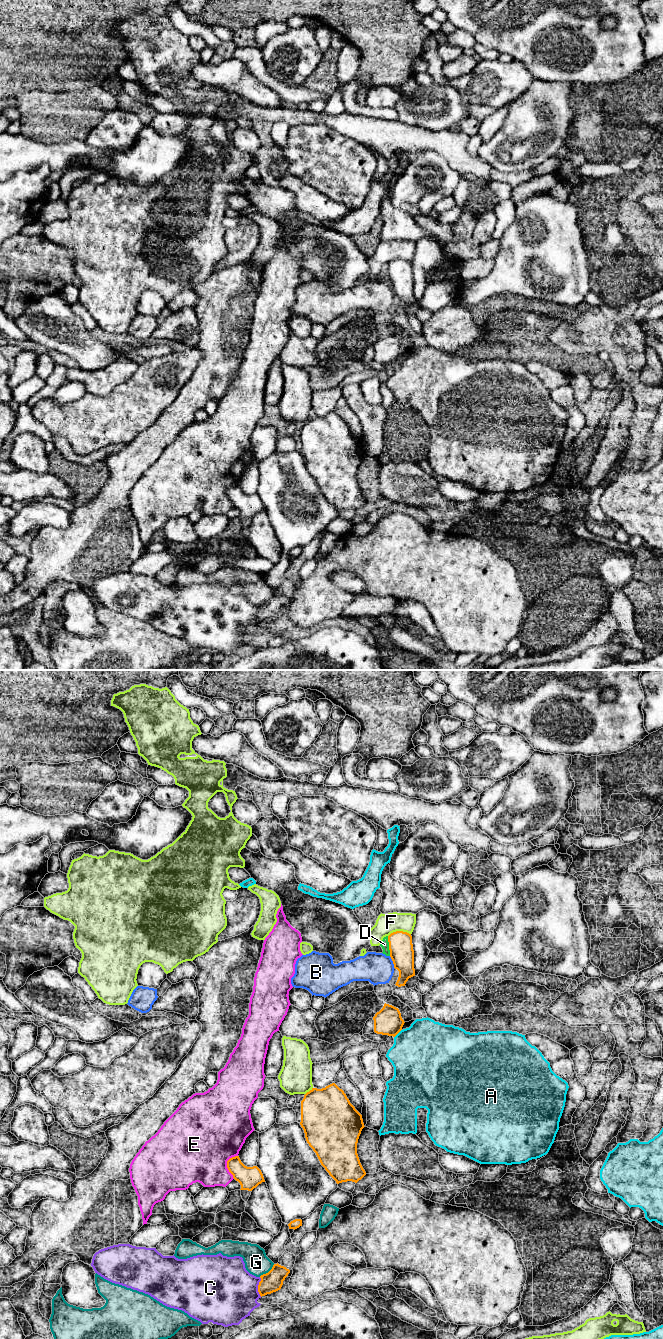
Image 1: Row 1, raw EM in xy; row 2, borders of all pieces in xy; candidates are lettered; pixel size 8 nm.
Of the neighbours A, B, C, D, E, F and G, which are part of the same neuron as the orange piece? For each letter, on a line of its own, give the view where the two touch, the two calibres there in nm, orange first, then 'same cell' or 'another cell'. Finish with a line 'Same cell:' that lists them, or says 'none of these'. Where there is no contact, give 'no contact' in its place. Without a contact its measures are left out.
A: meets orange in xy; 220 nm thick on the orange side, 460 nm on the other; another cell
B: meets orange in xy; 190 nm thick on the orange side, 260 nm on the other; another cell
C: meets orange in xy; 160 nm thick on the orange side, 480 nm on the other; another cell
D: meets orange in xy; 190 nm thick on the orange side, 70 nm on the other; another cell
E: meets orange in xy; 180 nm thick on the orange side, 480 nm on the other; another cell
F: meets orange in xy; 190 nm thick on the orange side, 160 nm on the other; another cell
G: meets orange in xy; 160 nm thick on the orange side, 190 nm on the other; another cell
Same cell: none of these

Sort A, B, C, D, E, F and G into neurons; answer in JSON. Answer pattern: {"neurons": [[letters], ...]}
{"neurons": [["A"], ["B", "D"], ["C"], ["E"], ["F"], ["G"]]}

